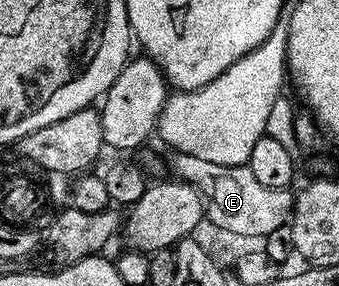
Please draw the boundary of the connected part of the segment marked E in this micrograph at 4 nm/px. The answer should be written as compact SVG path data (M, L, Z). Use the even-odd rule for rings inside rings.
M172 152L169 157L169 169L176 178L199 192L203 197L205 217L219 229L232 233L235 237L256 237L262 239L269 231L277 231L277 227L288 224L295 207L295 197L291 189L274 189L265 187L249 171L245 165L222 165L208 163L205 159L197 159L197 155Z

